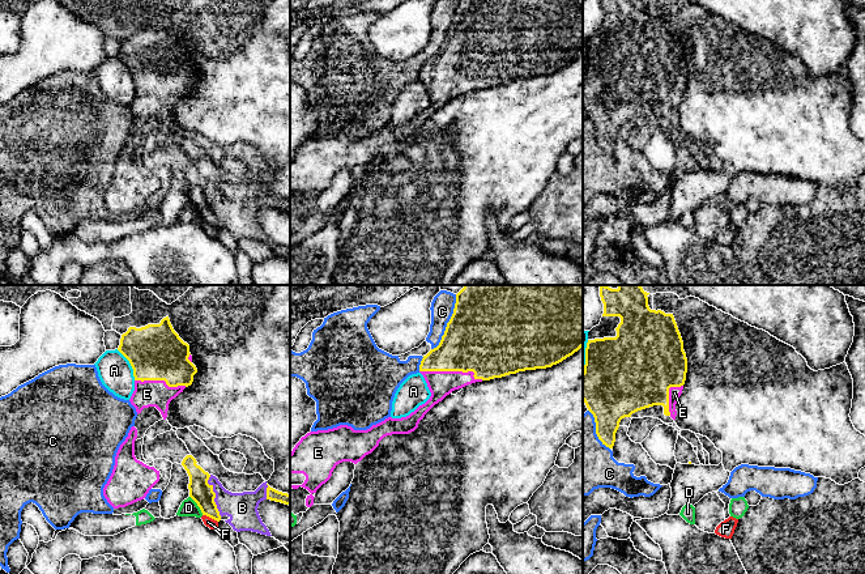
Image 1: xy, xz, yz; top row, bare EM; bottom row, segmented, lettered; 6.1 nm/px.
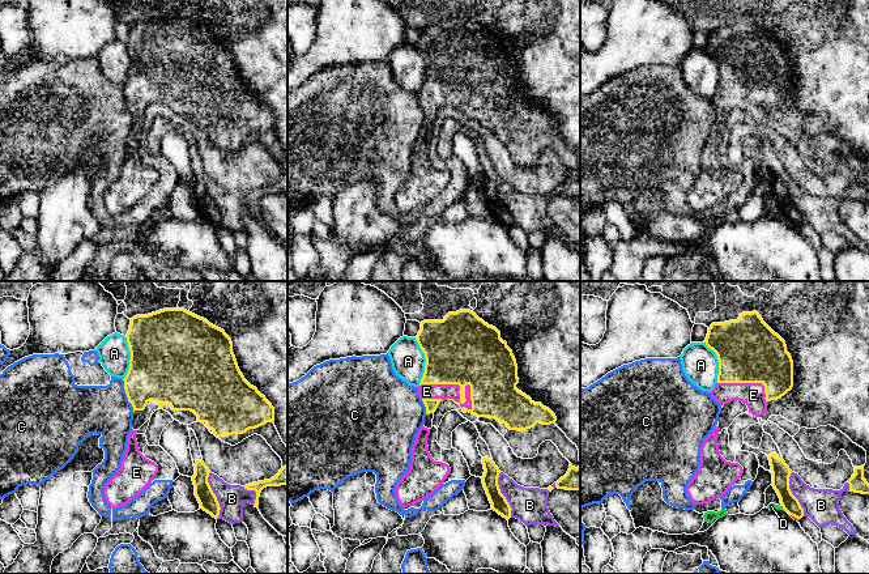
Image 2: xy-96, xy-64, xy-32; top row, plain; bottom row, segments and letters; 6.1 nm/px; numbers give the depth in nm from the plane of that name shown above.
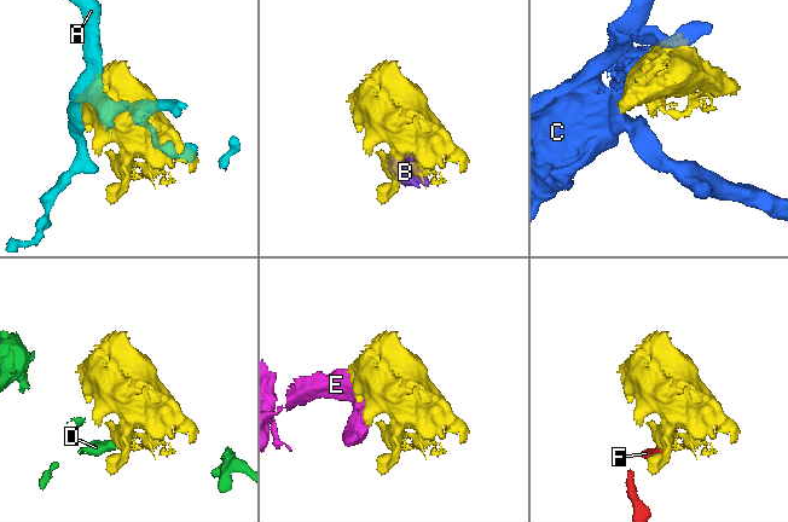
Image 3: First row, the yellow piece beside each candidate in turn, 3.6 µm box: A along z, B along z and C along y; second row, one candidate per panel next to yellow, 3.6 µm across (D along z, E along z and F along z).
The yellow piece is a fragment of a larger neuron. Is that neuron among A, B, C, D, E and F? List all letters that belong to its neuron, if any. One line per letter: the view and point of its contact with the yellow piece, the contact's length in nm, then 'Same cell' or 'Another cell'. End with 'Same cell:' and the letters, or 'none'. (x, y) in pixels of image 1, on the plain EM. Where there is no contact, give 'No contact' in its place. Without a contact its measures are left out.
A: Touches yellow at xy (131, 72). Shared border 220 nm. Another cell
B: Touches yellow at xy (214, 203). Shared border 260 nm. Same cell
C: Touches yellow at xz (447, 30). Shared border 380 nm. Another cell
D: Touches yellow at xy (197, 212). Shared border 150 nm. Another cell
E: Touches yellow at xz (452, 77). Shared border 400 nm. Same cell
F: Touches yellow at xy (211, 224). Shared border 110 nm. Another cell
Same cell: B, E

